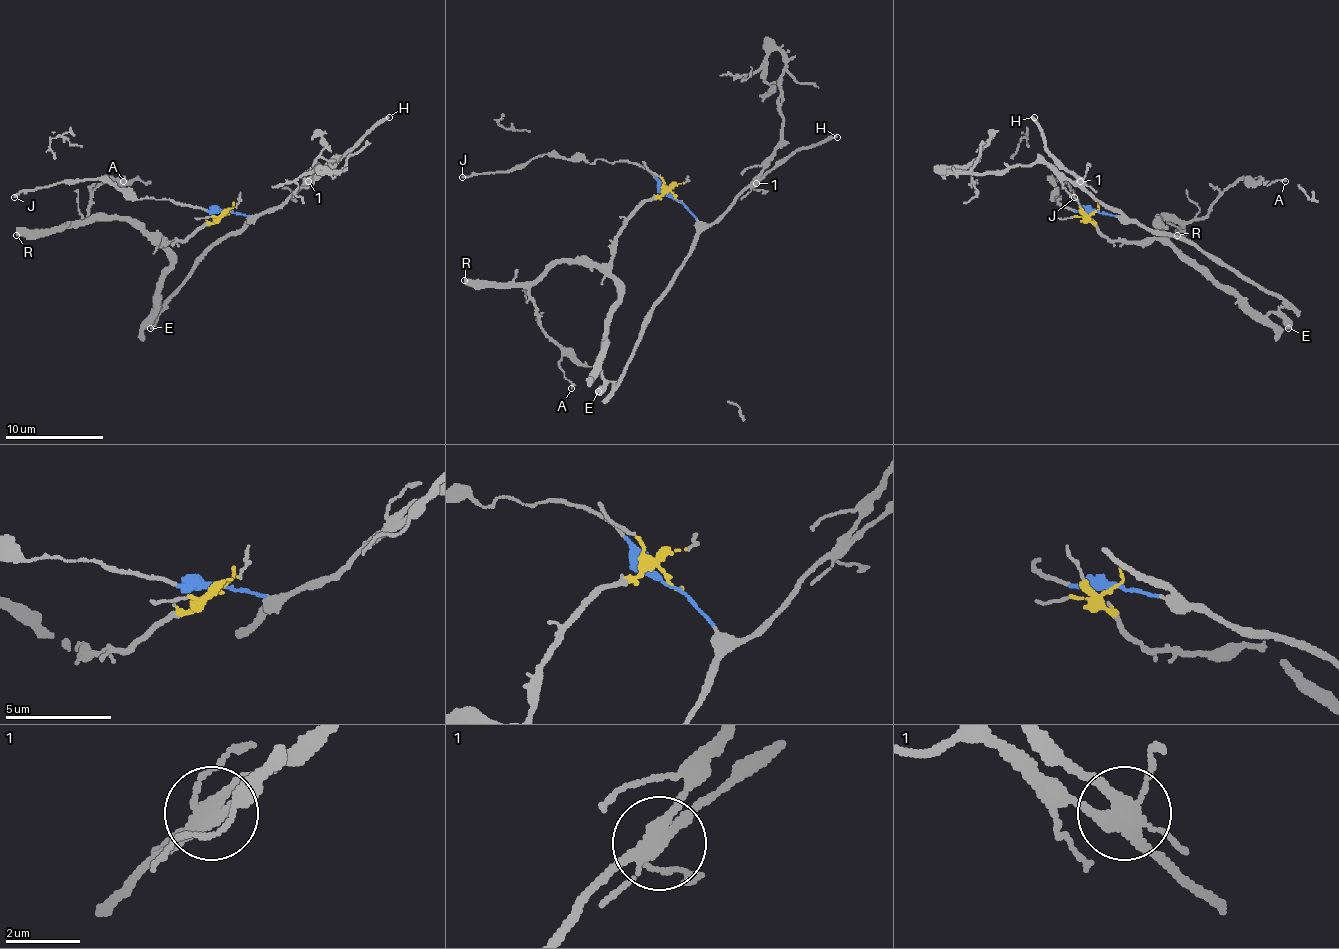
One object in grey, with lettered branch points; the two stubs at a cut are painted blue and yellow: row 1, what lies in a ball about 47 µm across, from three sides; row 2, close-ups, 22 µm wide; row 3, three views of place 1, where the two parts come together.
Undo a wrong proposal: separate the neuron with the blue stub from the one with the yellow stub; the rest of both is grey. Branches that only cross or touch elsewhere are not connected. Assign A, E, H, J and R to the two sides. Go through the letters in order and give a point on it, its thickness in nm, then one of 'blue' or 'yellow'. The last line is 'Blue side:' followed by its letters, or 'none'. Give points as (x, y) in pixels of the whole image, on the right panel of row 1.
A: place (1285, 181); calibre 150 nm; yellow
E: place (1288, 328); calibre 600 nm; yellow
H: place (1034, 117); calibre 240 nm; blue
J: place (1074, 197); calibre 160 nm; blue
R: place (1177, 235); calibre 550 nm; yellow
Blue side: H, J

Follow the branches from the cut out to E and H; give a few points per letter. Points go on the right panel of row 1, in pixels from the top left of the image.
E: (1097, 211), (1089, 216), (1092, 223), (1112, 240), (1168, 240), (1261, 314), (1279, 314), (1288, 329)
H: (1097, 211), (1119, 216), (1121, 213), (1102, 206), (1048, 150), (1033, 118)

